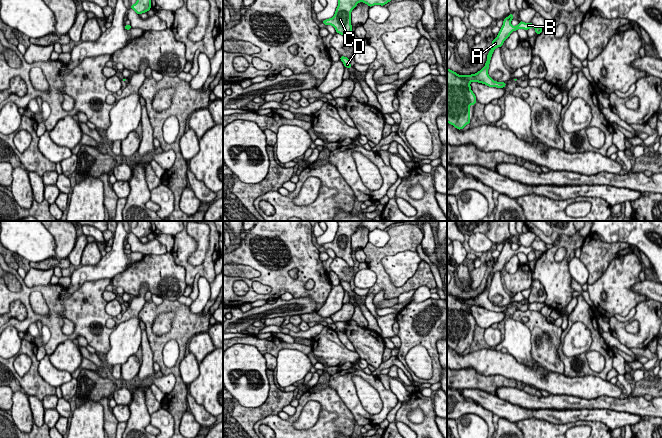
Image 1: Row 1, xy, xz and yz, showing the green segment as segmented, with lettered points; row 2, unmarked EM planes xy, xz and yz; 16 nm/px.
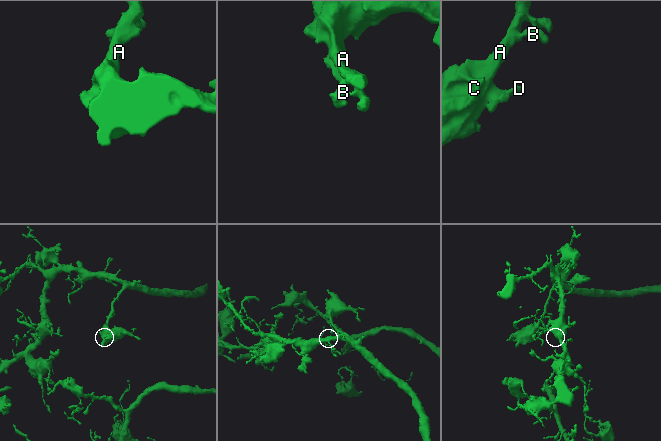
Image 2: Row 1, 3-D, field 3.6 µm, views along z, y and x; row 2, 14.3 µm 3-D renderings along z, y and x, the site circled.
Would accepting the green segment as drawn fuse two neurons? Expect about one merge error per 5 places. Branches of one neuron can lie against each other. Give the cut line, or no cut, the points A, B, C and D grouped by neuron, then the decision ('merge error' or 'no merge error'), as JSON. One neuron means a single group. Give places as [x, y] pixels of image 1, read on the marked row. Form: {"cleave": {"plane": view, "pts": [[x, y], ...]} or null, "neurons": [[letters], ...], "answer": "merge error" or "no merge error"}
{"cleave": null, "neurons": [["A", "B", "C", "D"]], "answer": "no merge error"}

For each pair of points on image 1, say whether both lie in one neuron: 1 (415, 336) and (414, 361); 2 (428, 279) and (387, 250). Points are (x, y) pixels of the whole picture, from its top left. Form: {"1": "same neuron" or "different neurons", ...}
{"1": "different neurons", "2": "same neuron"}

